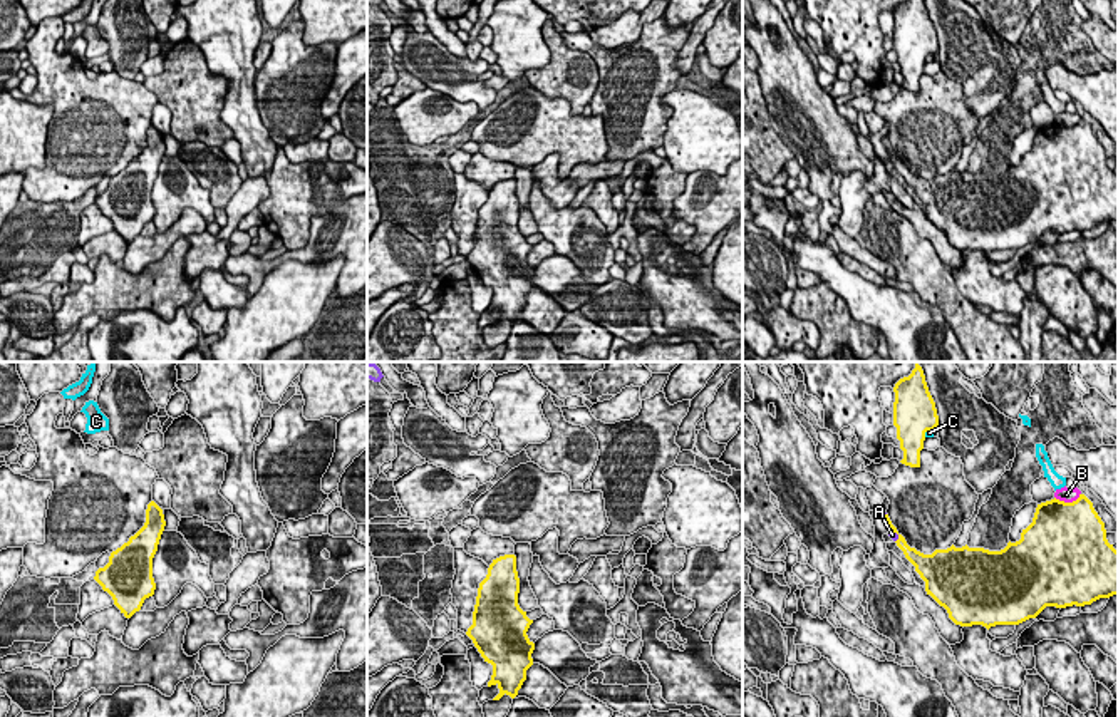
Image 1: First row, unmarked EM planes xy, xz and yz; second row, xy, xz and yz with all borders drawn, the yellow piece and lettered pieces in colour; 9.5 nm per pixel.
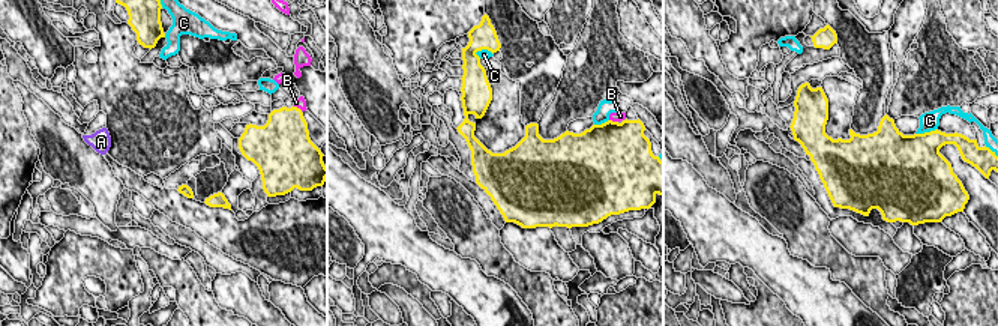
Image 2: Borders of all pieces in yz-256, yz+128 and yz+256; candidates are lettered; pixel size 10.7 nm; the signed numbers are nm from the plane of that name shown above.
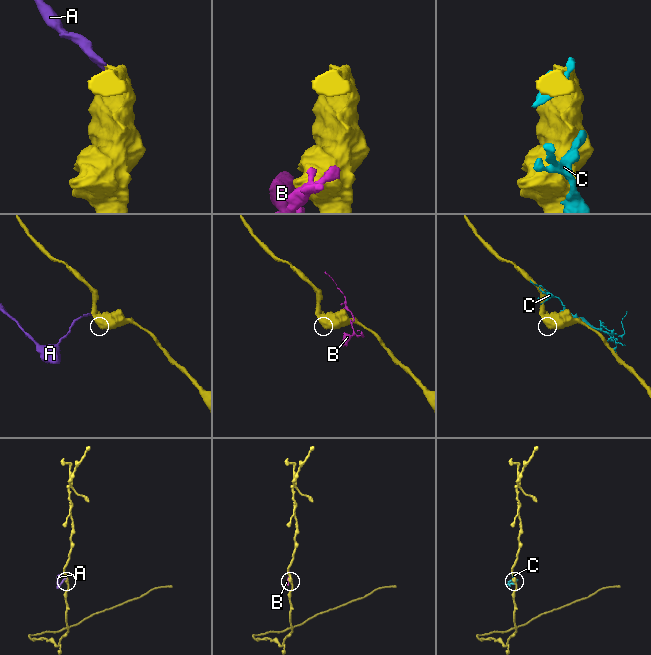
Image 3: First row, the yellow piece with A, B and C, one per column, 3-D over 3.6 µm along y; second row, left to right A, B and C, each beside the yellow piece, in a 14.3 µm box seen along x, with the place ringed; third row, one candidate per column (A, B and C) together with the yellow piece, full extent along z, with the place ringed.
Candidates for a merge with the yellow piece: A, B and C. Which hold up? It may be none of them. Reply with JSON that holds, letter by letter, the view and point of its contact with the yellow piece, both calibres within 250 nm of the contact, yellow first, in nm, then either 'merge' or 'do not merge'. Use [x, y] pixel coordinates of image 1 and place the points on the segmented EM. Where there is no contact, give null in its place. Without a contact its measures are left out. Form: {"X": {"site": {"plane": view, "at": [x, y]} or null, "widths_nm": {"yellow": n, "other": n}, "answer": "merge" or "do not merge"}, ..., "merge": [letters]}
{"A": {"site": {"plane": "yz", "at": [897, 533]}, "widths_nm": {"yellow": 130, "other": 70}, "answer": "merge"}, "B": {"site": {"plane": "yz", "at": [1068, 503]}, "widths_nm": {"yellow": 500, "other": 140}, "answer": "do not merge"}, "C": {"site": {"plane": "yz", "at": [929, 429]}, "widths_nm": {"yellow": 420, "other": 60}, "answer": "do not merge"}, "merge": ["A"]}

